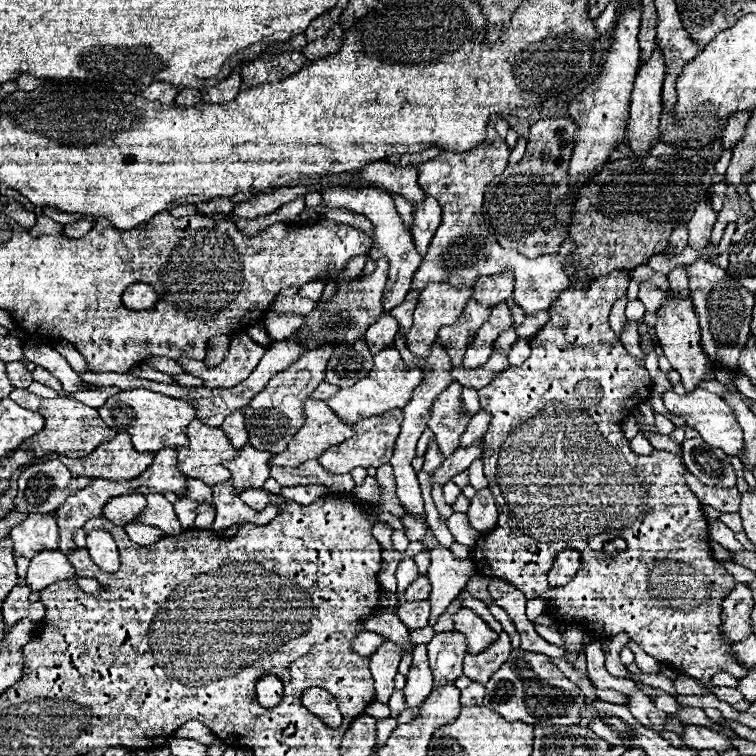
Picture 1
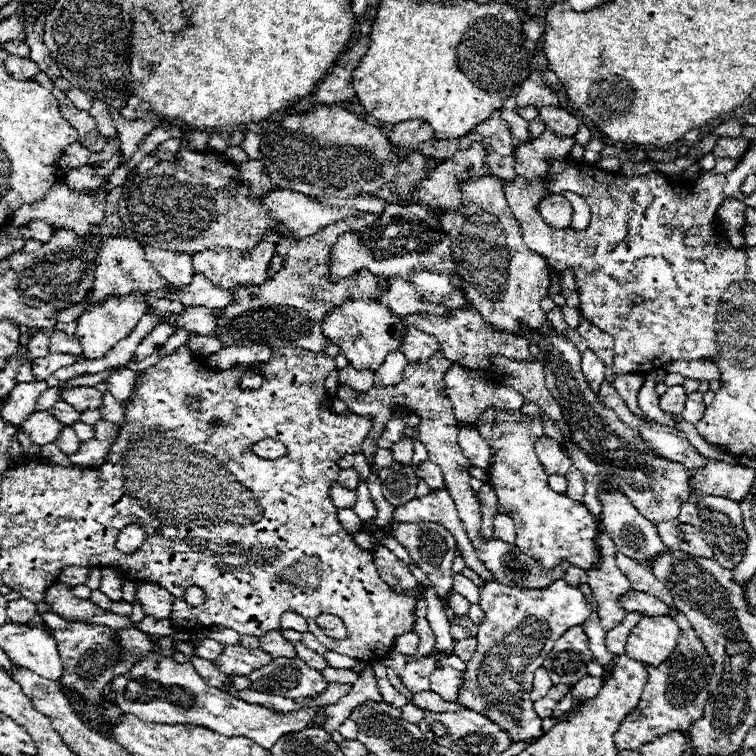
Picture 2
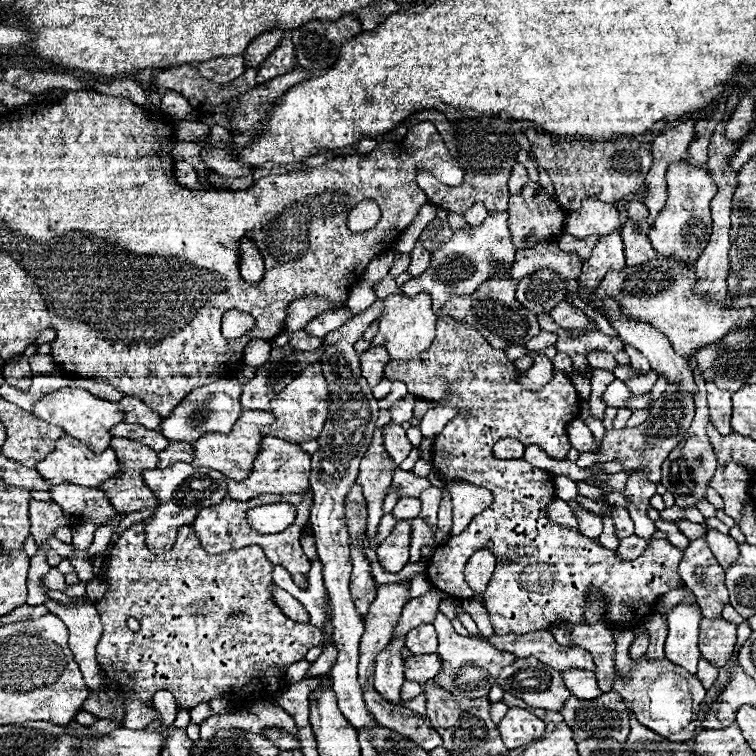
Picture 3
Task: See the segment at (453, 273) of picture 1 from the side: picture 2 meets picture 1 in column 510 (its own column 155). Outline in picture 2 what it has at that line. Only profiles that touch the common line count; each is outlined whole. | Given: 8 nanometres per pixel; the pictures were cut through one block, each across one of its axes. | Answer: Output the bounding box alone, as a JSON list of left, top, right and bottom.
[144,246,194,290]

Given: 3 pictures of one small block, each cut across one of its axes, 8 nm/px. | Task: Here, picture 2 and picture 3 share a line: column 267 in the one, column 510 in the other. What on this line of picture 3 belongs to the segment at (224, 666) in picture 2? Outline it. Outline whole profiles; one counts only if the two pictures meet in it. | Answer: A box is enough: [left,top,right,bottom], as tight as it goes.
[434,612,516,696]

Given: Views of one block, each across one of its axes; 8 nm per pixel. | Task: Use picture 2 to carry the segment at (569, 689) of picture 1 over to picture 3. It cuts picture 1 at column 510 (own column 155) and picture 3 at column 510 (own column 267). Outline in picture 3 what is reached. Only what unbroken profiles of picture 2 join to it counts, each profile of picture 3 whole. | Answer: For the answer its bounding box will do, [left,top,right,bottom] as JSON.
[498,708,544,750]

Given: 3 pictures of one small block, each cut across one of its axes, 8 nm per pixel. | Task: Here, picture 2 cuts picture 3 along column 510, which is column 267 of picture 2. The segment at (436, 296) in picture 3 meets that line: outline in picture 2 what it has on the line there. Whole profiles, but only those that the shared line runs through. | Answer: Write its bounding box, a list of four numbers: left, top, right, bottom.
[192,234,276,290]

